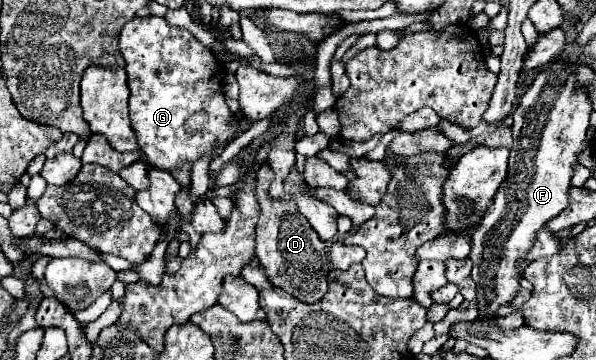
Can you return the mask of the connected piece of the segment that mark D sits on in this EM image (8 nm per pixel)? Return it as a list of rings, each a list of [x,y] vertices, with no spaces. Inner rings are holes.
[[[266,165],[258,171],[256,197],[262,215],[256,223],[254,257],[258,259],[260,267],[264,269],[268,281],[274,287],[288,291],[288,295],[292,295],[302,303],[318,303],[328,291],[330,259],[328,259],[326,243],[322,243],[316,231],[310,227],[310,223],[306,223],[306,219],[300,213],[296,213],[294,201],[276,201],[266,195],[272,177],[274,175]]]

